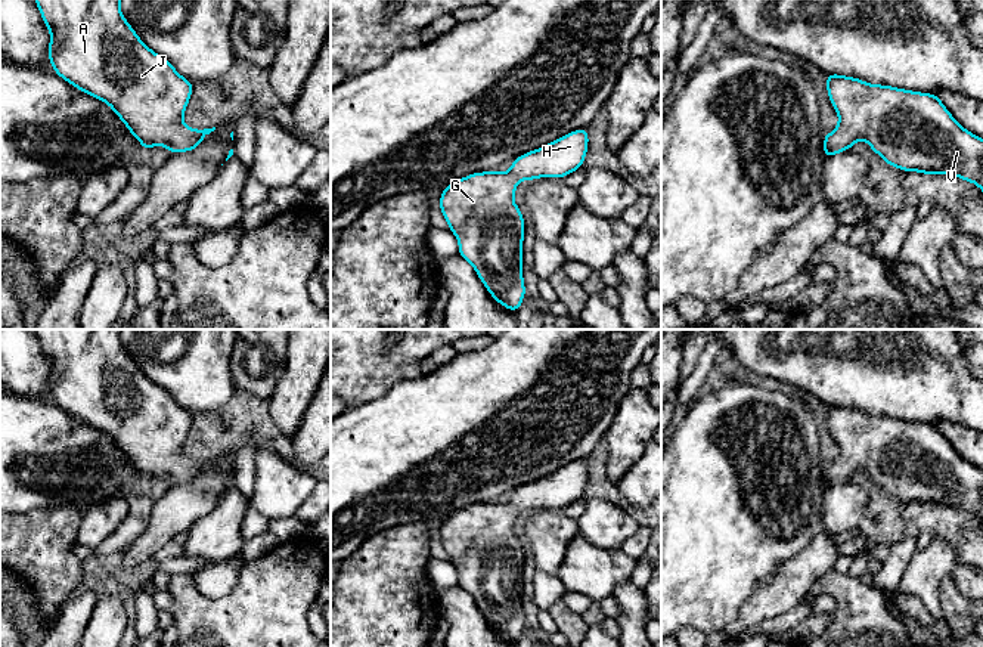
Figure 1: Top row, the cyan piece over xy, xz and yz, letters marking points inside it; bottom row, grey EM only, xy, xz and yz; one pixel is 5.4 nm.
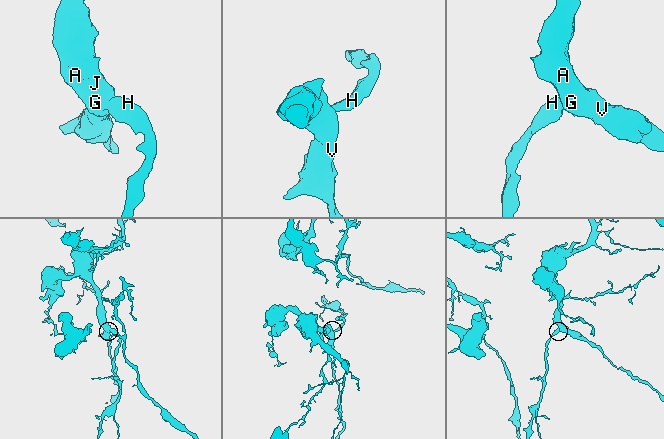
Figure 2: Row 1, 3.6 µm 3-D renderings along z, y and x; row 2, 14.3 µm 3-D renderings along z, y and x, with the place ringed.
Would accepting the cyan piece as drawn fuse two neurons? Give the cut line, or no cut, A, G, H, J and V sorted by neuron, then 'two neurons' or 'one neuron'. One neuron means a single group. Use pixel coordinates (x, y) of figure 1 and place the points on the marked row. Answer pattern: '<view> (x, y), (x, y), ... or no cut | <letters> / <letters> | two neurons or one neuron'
no cut | A G H J V | one neuron

